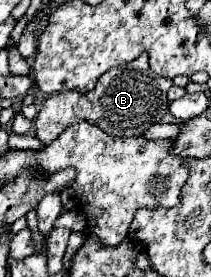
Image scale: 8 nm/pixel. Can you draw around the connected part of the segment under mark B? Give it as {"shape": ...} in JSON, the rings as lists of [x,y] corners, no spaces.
{"shape":[[[139,56],[137,60],[115,66],[107,70],[99,80],[97,86],[91,92],[57,92],[51,94],[39,108],[39,114],[35,118],[35,136],[49,144],[55,140],[67,126],[87,120],[101,130],[105,130],[111,136],[141,136],[145,134],[151,124],[161,122],[161,118],[167,114],[167,90],[173,86],[171,80],[163,76],[155,76],[155,72],[149,68],[147,56]]]}

